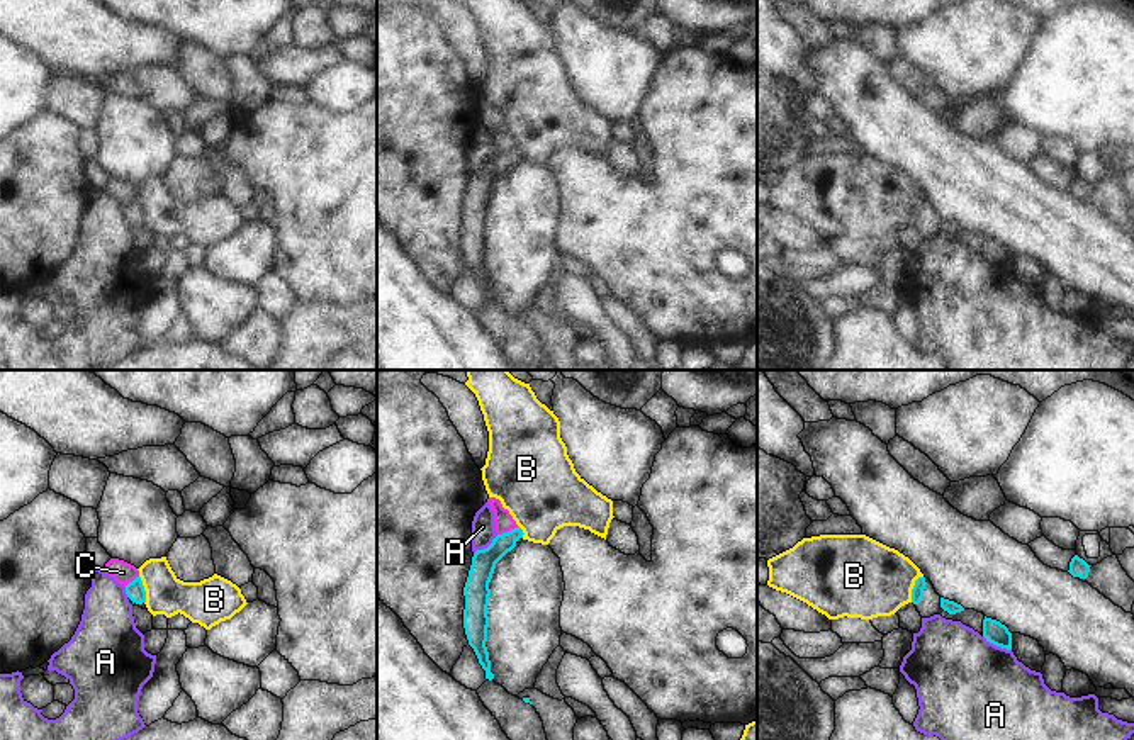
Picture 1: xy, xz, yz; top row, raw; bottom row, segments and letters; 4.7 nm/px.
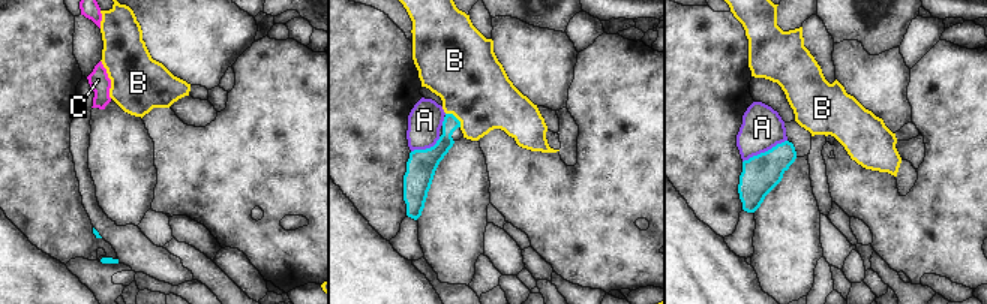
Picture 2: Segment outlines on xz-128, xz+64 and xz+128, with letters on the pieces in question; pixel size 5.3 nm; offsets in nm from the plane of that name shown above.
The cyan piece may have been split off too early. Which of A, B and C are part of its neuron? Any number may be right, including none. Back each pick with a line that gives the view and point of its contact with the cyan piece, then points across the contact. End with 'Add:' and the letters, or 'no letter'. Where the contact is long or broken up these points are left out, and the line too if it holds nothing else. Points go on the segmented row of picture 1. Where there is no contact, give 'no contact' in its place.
C: contact xz (508, 532); way xz (484, 560), (508, 532), (503, 520)
Add: C

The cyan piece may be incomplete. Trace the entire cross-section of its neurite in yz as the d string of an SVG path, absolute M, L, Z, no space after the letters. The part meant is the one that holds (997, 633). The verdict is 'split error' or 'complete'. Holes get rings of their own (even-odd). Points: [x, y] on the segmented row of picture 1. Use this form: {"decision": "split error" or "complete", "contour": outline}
{"decision": "complete", "contour": "M986 618L983 619L983 636L986 642L1012 650L1012 633L1005 625L996 619Z"}

